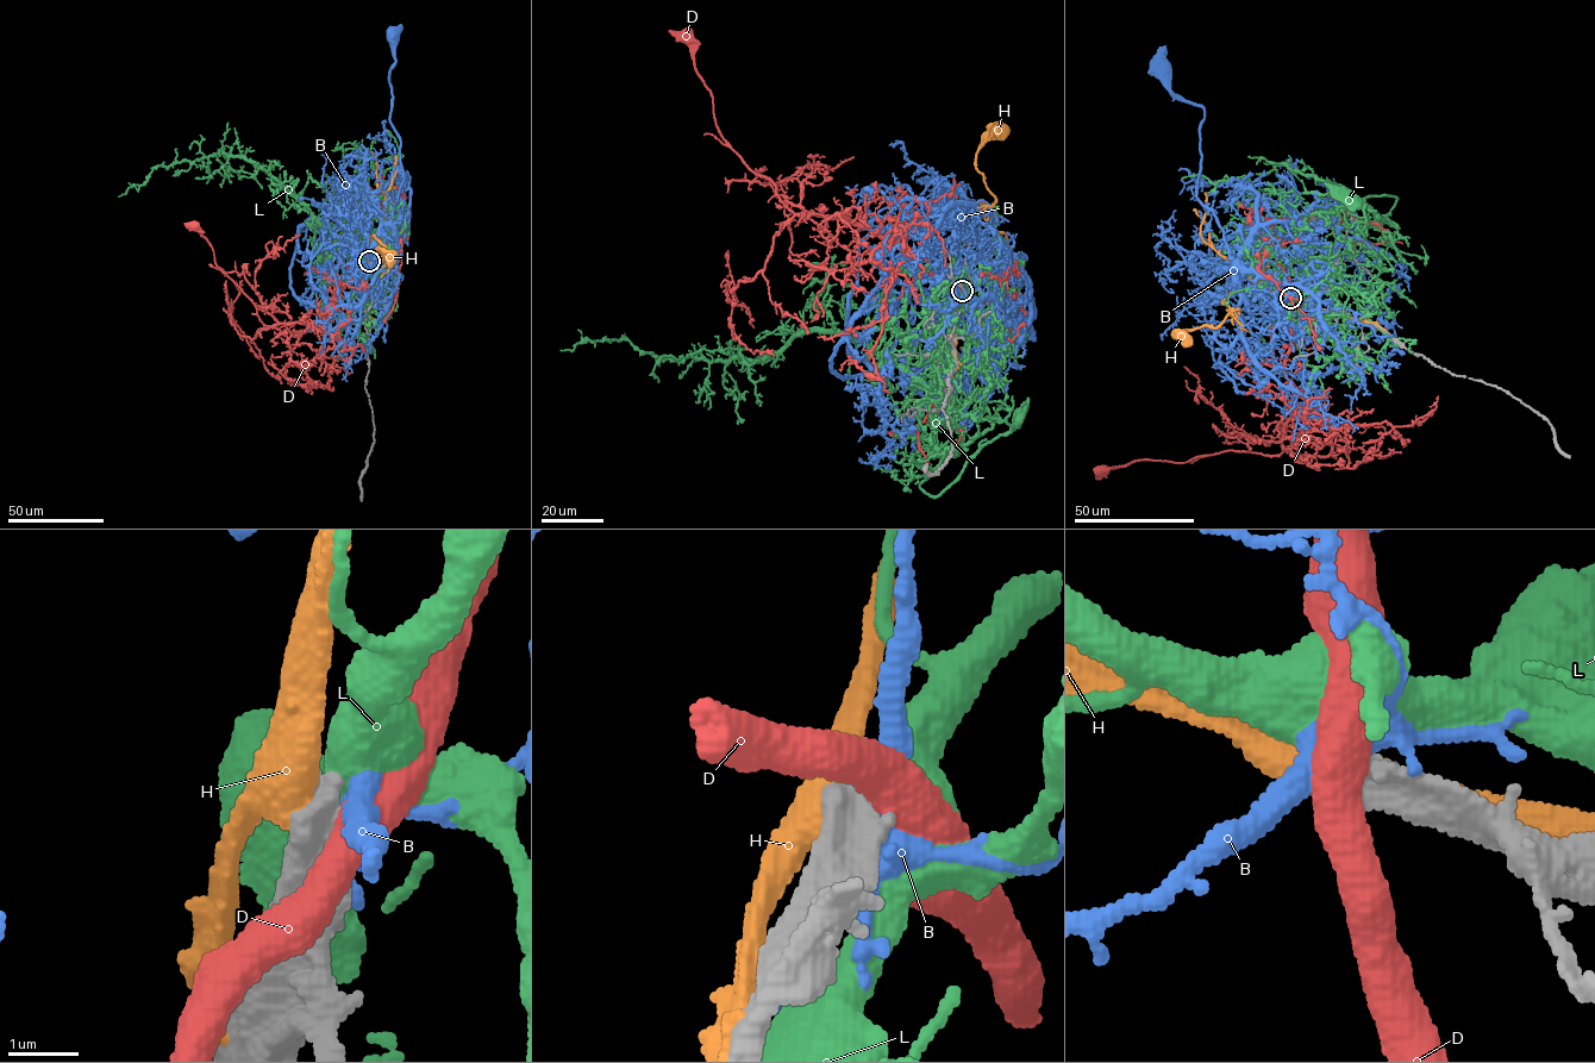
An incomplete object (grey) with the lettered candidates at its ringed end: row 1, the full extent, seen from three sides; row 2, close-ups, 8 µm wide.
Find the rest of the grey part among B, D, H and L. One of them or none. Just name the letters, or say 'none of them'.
none of them

